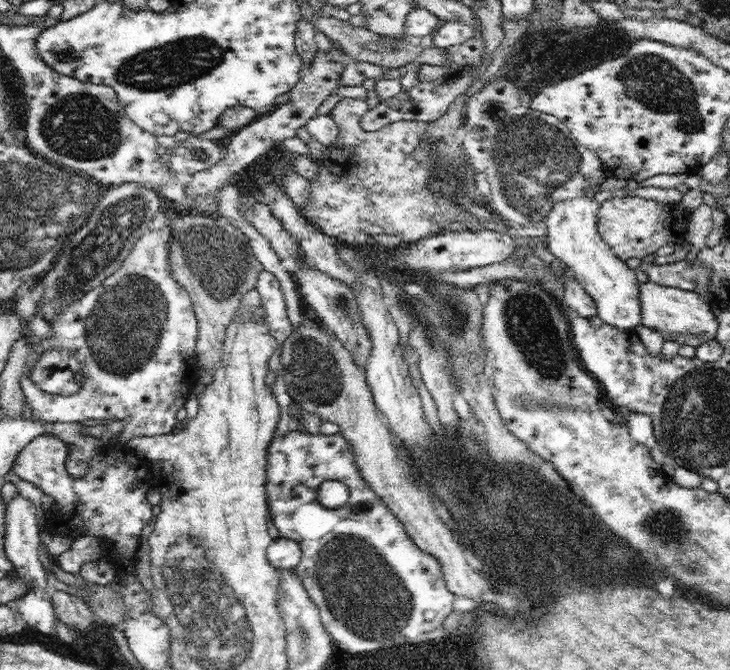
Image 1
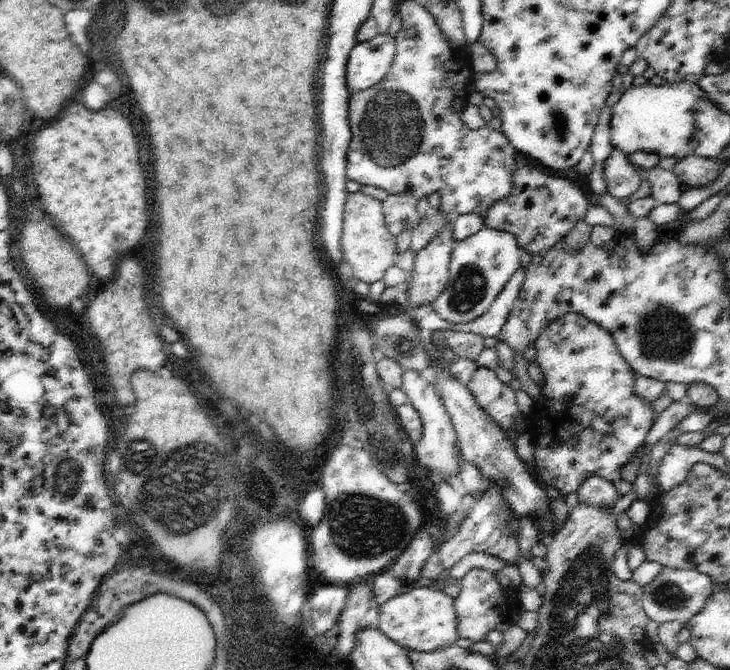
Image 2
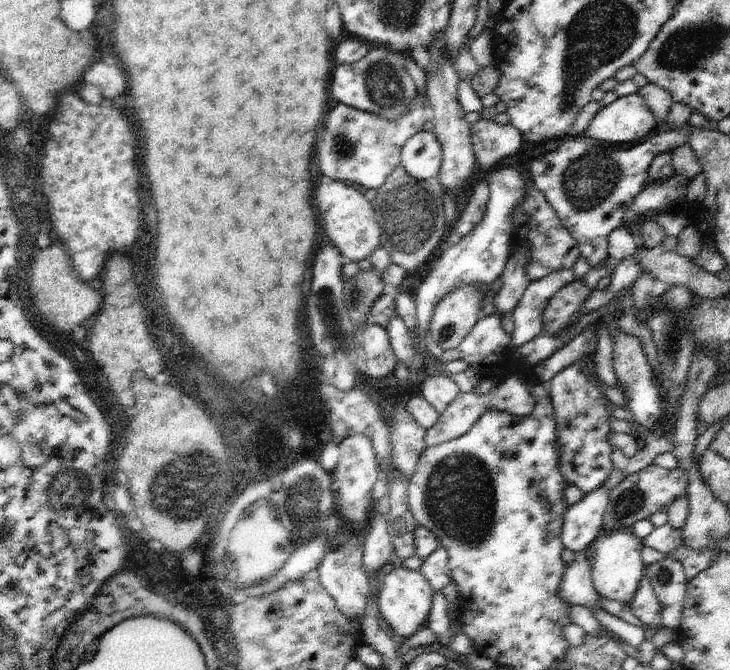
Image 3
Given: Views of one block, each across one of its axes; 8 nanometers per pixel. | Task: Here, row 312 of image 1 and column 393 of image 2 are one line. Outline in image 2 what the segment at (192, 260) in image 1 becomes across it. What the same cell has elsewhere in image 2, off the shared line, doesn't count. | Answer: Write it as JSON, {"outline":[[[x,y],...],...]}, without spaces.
{"outline":[[[411,194],[387,196],[383,202],[385,226],[393,236],[399,236],[403,230],[413,230],[421,216],[415,212],[417,198]]]}

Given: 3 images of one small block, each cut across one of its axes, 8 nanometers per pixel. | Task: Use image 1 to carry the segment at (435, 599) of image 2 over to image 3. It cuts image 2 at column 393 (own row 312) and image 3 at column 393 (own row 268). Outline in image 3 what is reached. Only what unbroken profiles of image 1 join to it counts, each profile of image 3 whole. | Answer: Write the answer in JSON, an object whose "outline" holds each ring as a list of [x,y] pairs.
{"outline":[[[391,568],[391,572],[385,576],[385,580],[381,584],[381,590],[377,596],[377,606],[379,606],[381,618],[393,630],[393,636],[397,640],[407,640],[421,628],[427,628],[431,606],[433,606],[433,588],[419,570],[405,570],[405,568],[393,570]]]}

